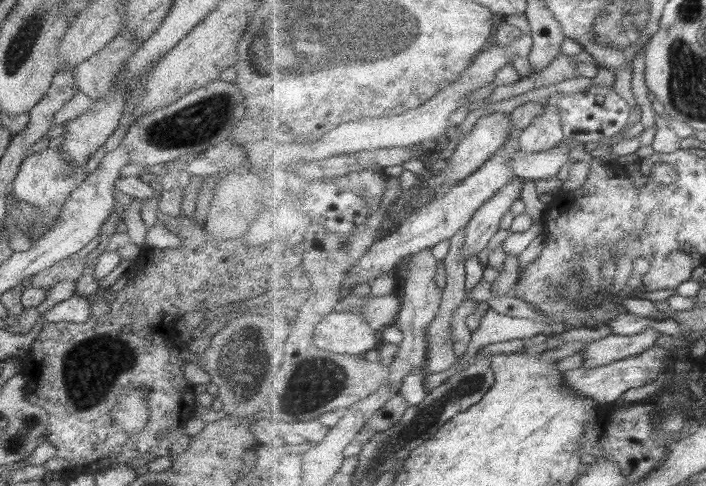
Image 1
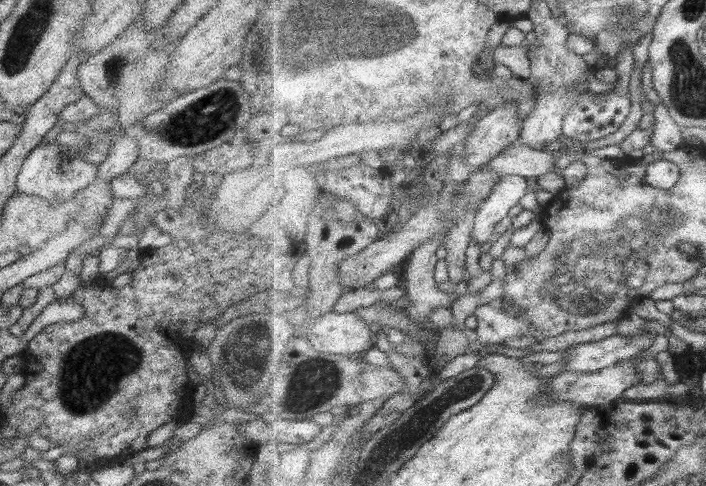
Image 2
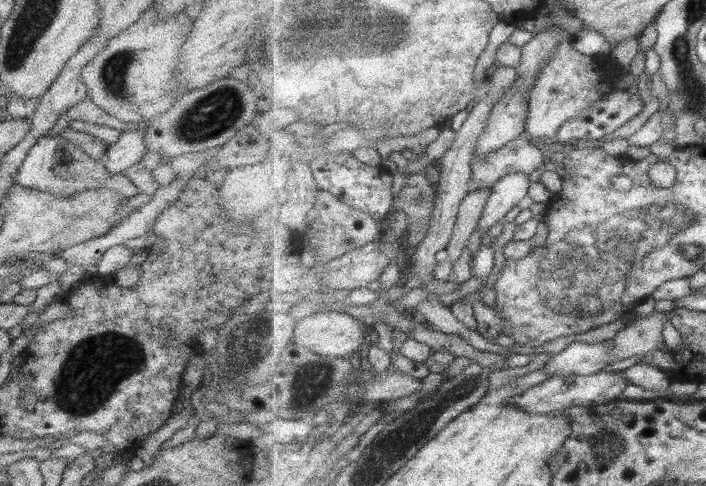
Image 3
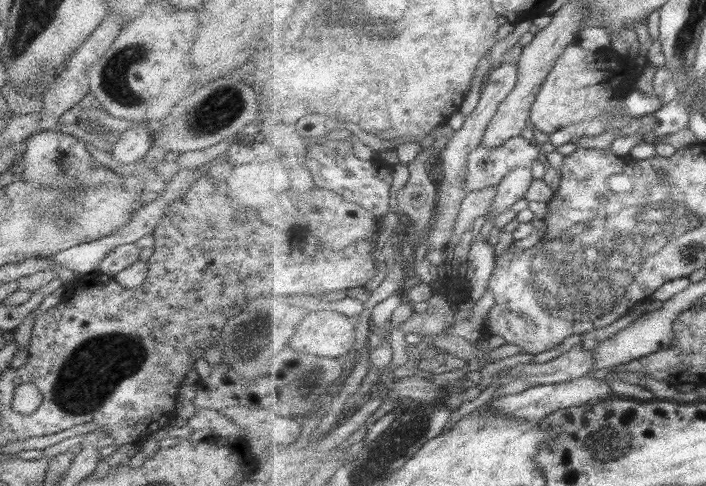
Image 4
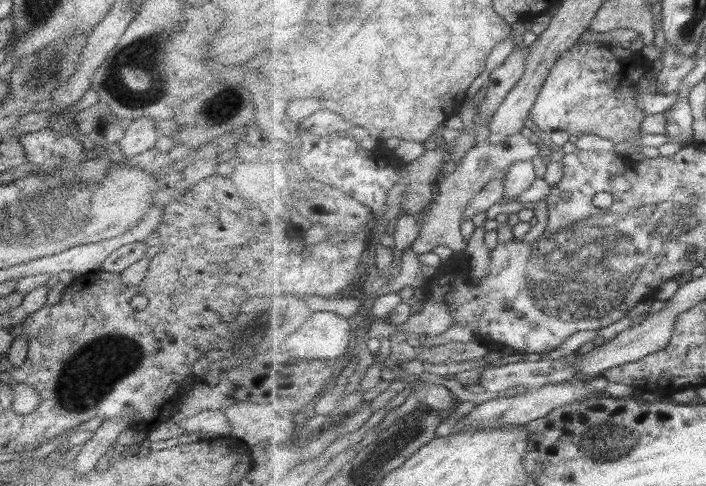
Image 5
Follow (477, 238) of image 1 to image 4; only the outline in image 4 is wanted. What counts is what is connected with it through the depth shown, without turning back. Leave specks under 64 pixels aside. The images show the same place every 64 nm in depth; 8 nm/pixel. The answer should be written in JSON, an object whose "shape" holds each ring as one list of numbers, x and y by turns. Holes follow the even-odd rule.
{"shape":[[531,167,514,168,499,184,498,195,487,218,493,220,497,214,509,210,509,206,525,198,534,180,535,176,531,172]]}

